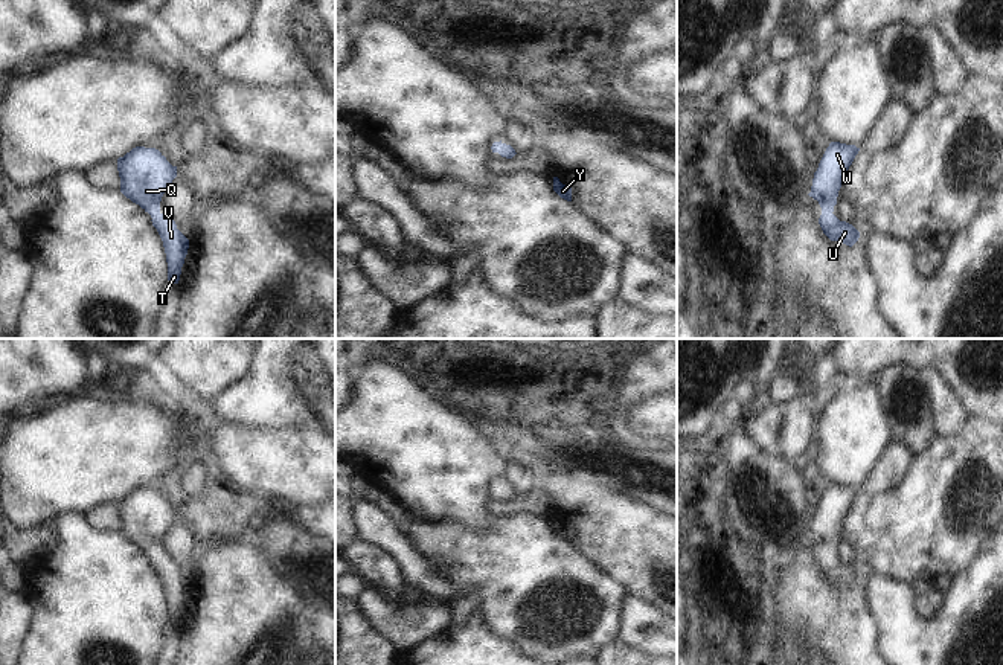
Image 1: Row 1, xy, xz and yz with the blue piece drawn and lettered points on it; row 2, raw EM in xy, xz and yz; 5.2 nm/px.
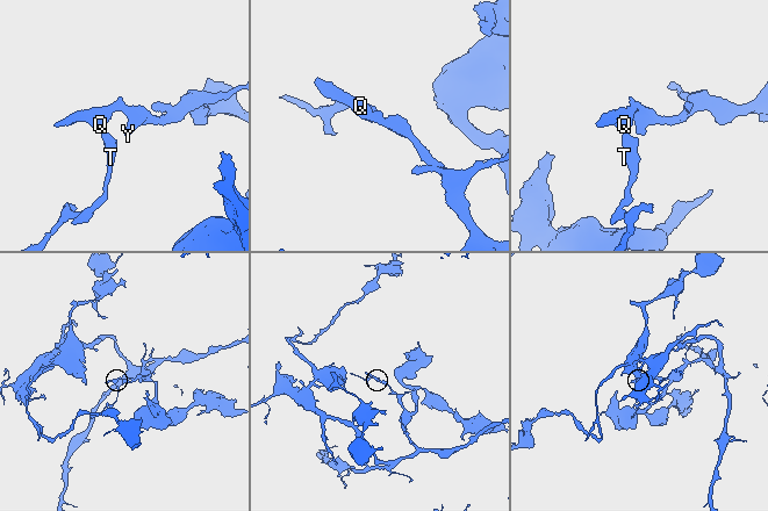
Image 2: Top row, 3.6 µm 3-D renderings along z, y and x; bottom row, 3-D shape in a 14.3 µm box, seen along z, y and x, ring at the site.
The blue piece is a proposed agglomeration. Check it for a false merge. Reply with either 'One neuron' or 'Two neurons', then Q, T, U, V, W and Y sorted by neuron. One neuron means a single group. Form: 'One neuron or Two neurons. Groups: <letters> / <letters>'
One neuron. Groups: Q T U V W Y

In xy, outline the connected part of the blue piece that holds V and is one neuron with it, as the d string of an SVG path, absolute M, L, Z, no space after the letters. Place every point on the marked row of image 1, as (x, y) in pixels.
M136 146L117 159L120 192L151 215L168 262L168 281L178 284L181 267L189 249L189 239L177 229L169 215L160 212L160 201L177 177L177 166L155 148Z

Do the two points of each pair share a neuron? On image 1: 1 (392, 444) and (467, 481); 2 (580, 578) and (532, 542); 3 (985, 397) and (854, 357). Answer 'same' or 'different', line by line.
1: same
2: same
3: same

